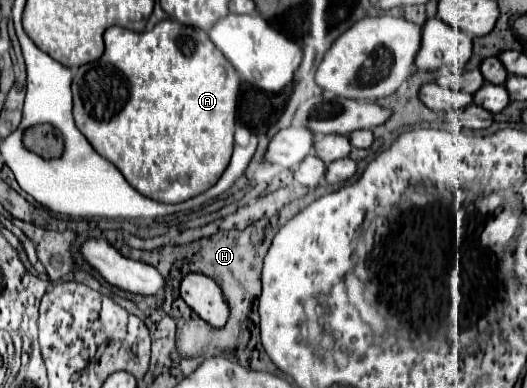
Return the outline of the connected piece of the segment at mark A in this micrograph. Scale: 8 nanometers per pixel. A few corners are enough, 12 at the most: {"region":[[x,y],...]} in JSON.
{"region":[[176,19],[110,27],[74,121],[142,195],[226,171],[240,77]]}

